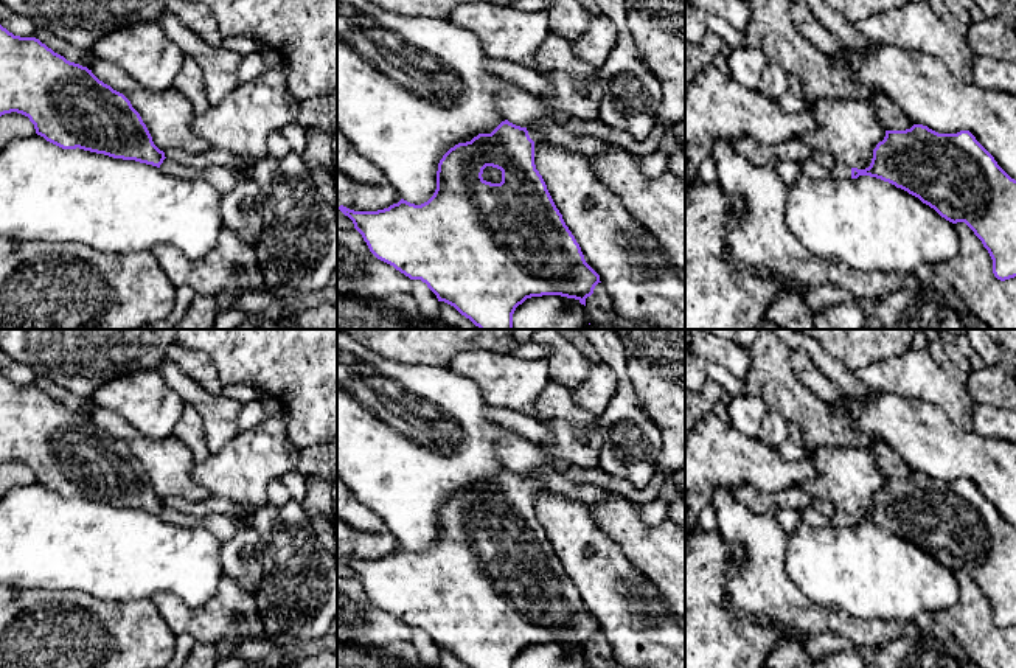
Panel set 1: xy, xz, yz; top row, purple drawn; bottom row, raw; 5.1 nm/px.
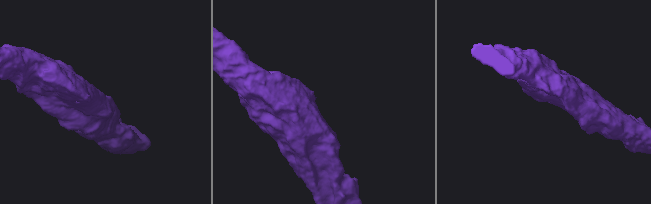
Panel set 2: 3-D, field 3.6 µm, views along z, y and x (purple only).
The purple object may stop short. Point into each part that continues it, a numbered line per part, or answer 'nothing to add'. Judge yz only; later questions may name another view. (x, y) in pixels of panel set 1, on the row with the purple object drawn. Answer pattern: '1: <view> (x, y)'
1: yz (839, 171)

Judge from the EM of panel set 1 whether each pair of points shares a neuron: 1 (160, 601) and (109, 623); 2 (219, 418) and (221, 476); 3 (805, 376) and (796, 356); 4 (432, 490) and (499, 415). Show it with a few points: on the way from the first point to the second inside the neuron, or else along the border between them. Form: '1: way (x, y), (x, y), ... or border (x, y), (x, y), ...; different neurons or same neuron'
1: border (151, 598), (162, 620), (176, 634); different neurons
2: border (240, 431), (218, 451), (210, 454); different neurons
3: way (805, 372), (800, 361); same neuron
4: border (485, 404), (485, 414), (502, 426); different neurons

